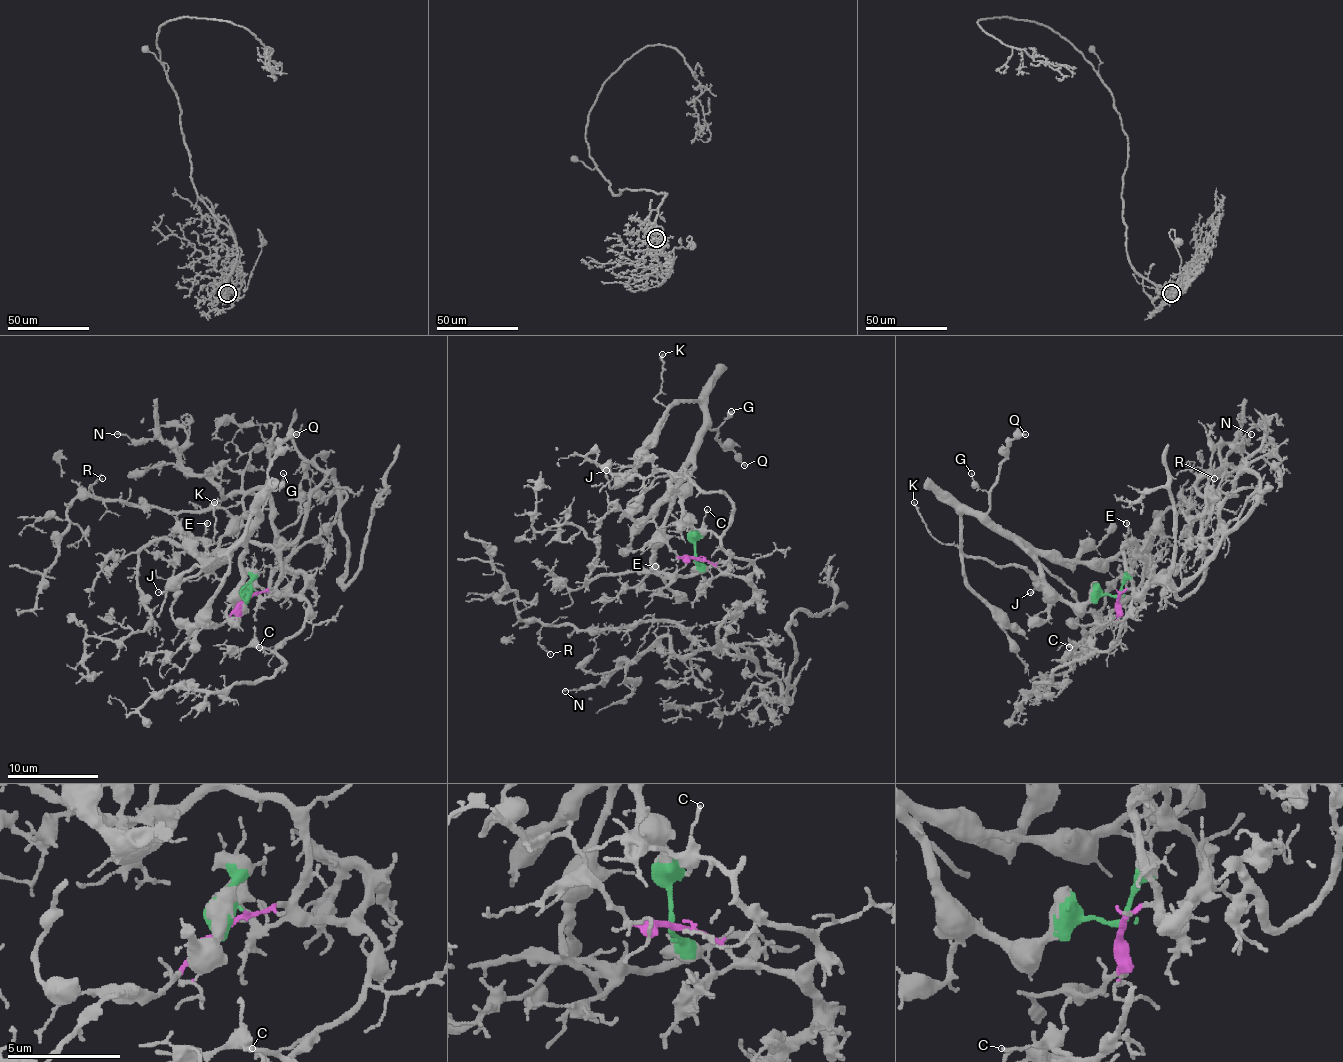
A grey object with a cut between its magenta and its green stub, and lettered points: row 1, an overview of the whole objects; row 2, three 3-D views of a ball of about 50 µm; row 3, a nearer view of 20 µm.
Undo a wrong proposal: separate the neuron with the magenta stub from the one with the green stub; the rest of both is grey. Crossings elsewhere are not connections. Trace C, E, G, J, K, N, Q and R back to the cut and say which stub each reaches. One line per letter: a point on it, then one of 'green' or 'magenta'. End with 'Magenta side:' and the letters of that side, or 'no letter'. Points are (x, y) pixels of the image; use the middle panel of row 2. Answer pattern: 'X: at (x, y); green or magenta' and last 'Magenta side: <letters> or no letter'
C: at (707, 509); magenta
E: at (655, 566); green
G: at (731, 411); green
J: at (606, 470); green
K: at (662, 354); green
N: at (565, 691); magenta
Q: at (744, 465); green
R: at (550, 654); magenta
Magenta side: C, N, R

